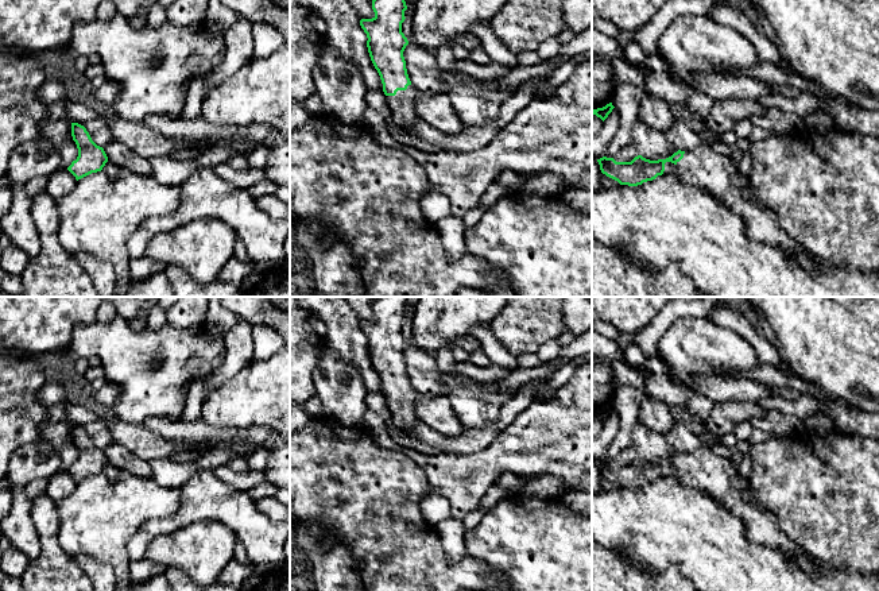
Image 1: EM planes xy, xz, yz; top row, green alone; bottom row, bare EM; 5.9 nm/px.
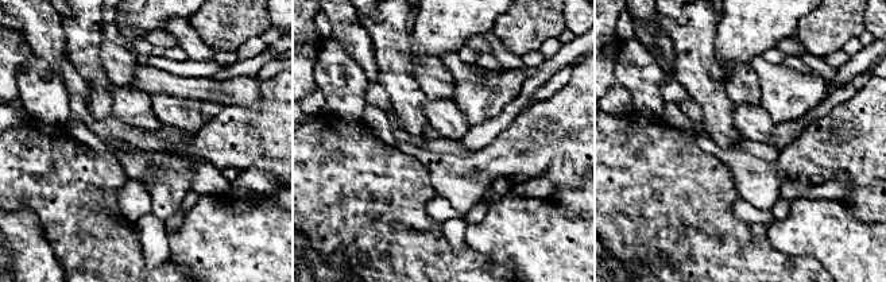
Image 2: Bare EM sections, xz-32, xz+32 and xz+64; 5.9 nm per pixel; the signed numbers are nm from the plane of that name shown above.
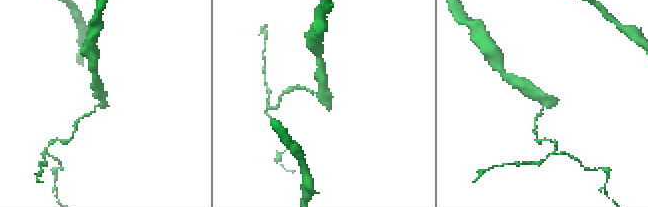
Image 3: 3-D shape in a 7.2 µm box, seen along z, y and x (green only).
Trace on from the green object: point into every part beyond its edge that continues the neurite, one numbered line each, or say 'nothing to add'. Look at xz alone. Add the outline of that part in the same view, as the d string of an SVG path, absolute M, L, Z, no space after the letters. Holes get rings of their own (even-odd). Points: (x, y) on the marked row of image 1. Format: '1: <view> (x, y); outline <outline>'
1: xz (402, 105); outline M411 85L406 90L398 90L395 96L387 96L387 104L396 127L411 128L419 120L415 111L417 97L418 90Z

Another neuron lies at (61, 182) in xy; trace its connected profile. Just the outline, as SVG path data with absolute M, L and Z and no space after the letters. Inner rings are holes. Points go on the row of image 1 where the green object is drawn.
M59 167L50 174L46 193L55 201L70 194L77 185L75 177L65 167Z

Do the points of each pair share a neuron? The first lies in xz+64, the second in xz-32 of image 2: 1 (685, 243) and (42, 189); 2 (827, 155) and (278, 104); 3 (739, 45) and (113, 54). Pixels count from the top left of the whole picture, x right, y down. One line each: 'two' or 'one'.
1: one
2: one
3: two

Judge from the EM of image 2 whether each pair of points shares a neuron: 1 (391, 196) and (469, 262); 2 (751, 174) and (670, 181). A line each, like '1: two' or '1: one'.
1: one
2: two

